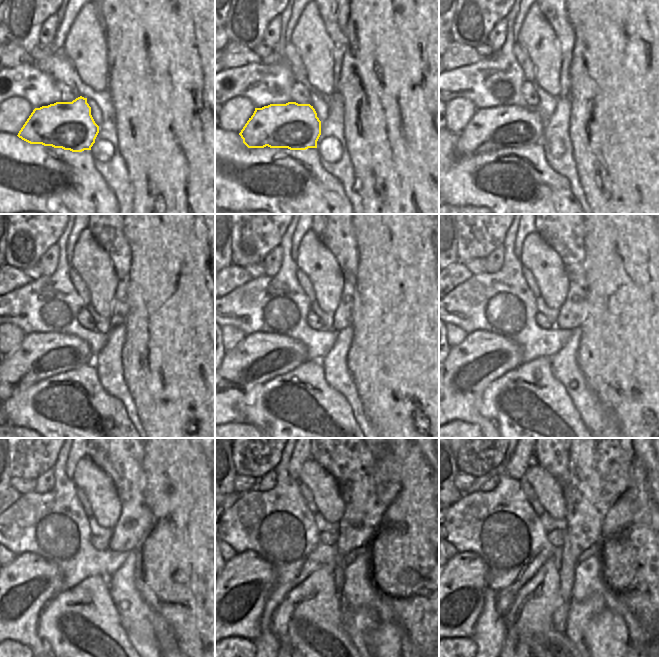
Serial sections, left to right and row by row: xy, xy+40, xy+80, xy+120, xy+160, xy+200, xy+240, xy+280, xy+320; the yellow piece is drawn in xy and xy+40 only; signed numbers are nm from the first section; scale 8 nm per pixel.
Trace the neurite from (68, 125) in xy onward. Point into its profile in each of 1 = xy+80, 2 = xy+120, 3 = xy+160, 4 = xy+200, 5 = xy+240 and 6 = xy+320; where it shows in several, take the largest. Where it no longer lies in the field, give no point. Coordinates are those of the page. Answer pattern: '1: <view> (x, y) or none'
1: xy+80 (490, 129)
2: xy+120 (41, 355)
3: xy+160 (260, 357)
4: xy+200 (459, 383)
5: xy+240 (11, 606)
6: xy+320 (459, 589)

